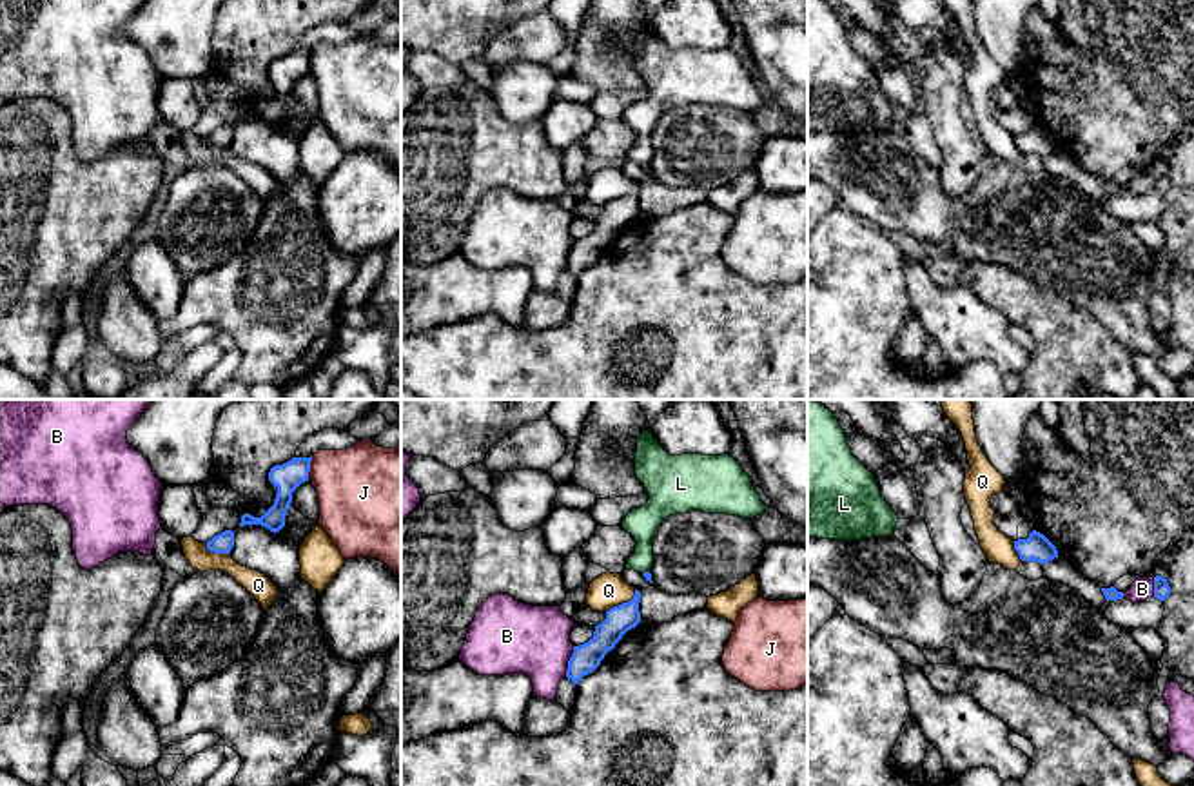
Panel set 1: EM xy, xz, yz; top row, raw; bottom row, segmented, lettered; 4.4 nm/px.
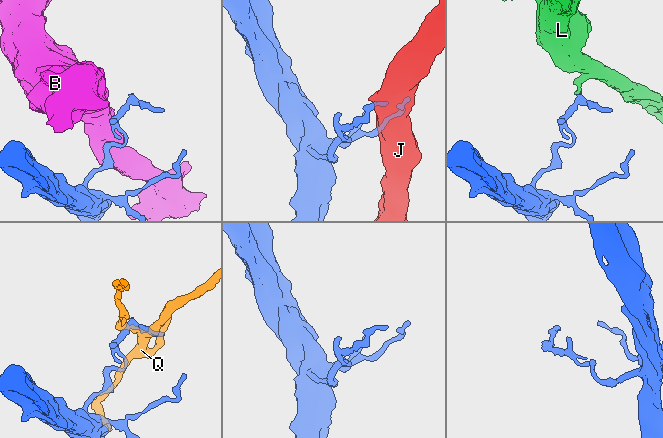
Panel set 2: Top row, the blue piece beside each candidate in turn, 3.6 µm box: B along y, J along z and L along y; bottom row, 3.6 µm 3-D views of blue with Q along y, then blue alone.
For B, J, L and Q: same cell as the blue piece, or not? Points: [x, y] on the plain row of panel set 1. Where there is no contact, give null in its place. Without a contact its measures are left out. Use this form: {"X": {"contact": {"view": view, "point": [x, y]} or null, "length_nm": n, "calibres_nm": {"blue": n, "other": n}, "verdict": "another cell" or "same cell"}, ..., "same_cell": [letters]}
{"B": {"contact": {"view": "xz", "point": [568, 255]}, "length_nm": 130, "calibres_nm": {"blue": 120, "other": 320}, "verdict": "another cell"}, "J": {"contact": {"view": "xy", "point": [309, 60]}, "length_nm": 110, "calibres_nm": {"blue": 120, "other": 380}, "verdict": "another cell"}, "L": {"contact": {"view": "xz", "point": [645, 166]}, "length_nm": 40, "calibres_nm": {"blue": 30, "other": 140}, "verdict": "another cell"}, "Q": {"contact": {"view": "xz", "point": [623, 196]}, "length_nm": 170, "calibres_nm": {"blue": 120, "other": 150}, "verdict": "another cell"}, "same_cell": []}

